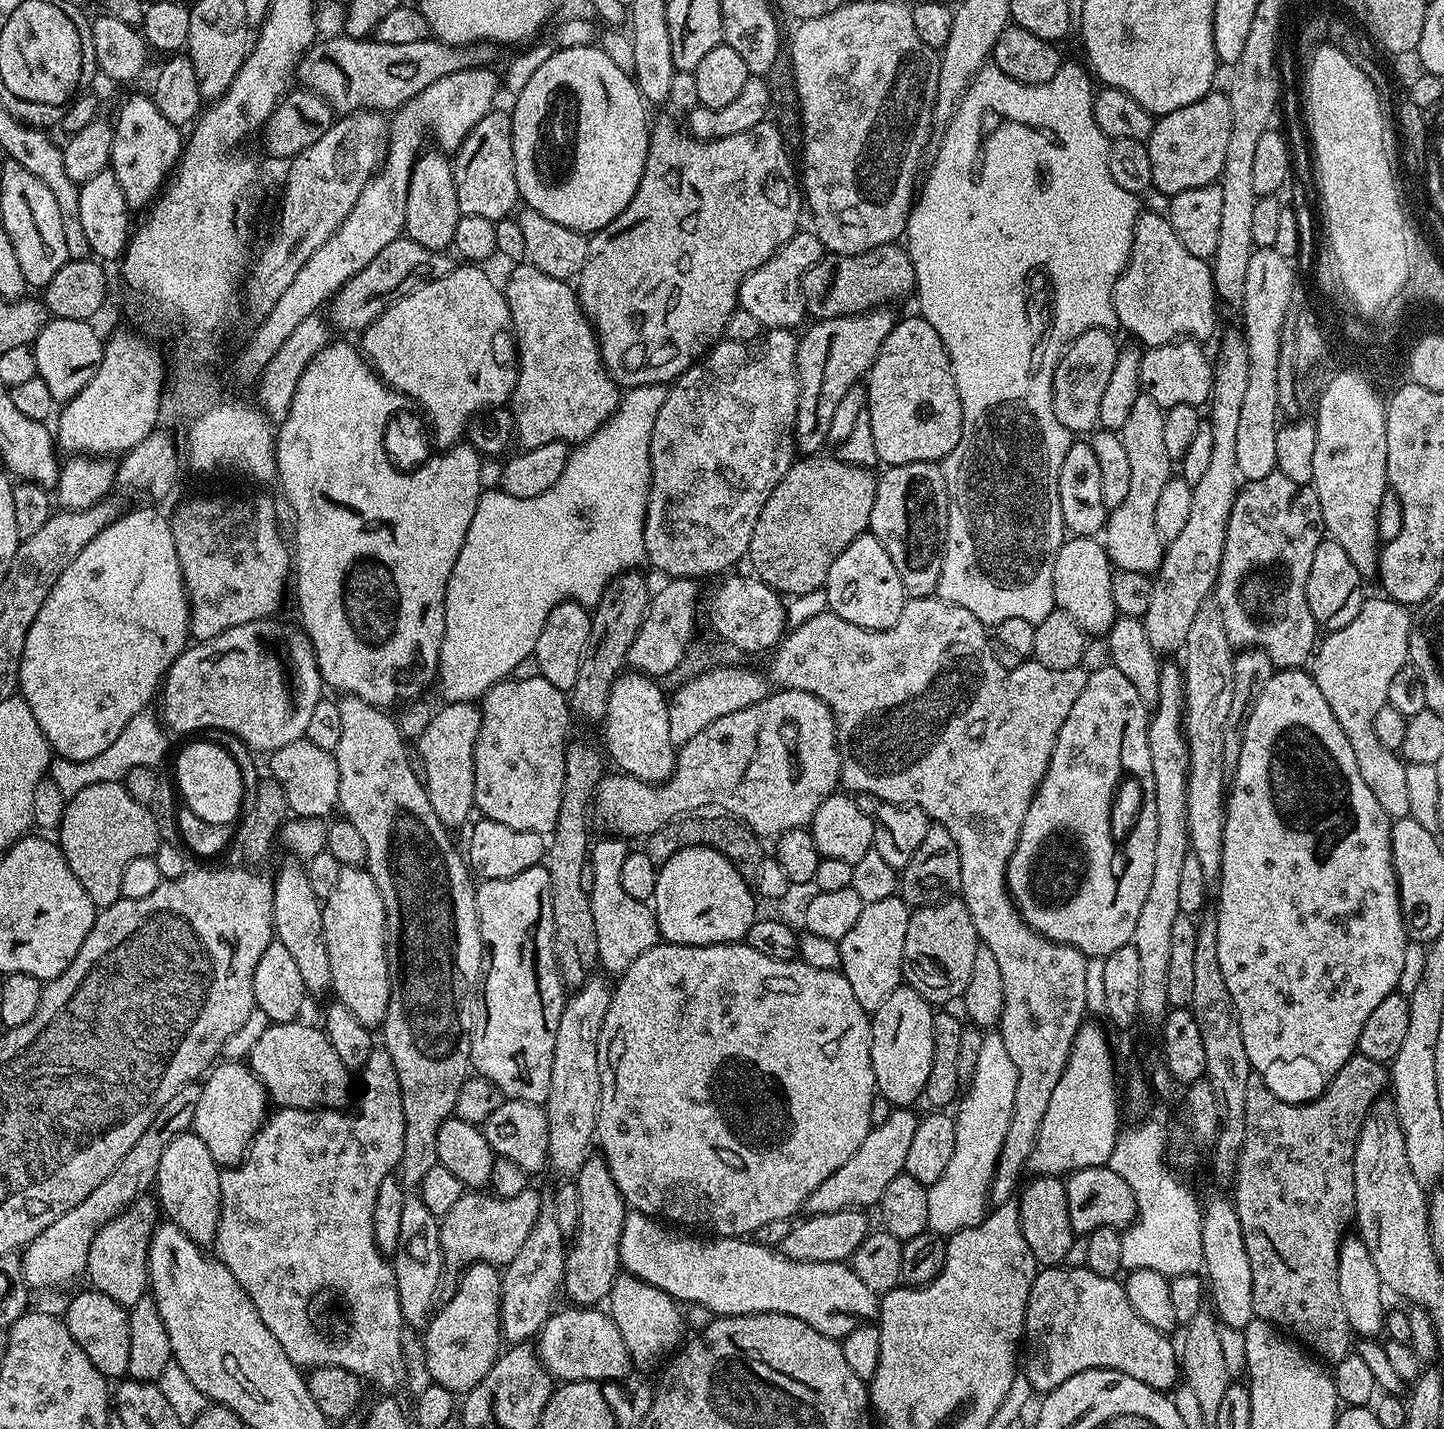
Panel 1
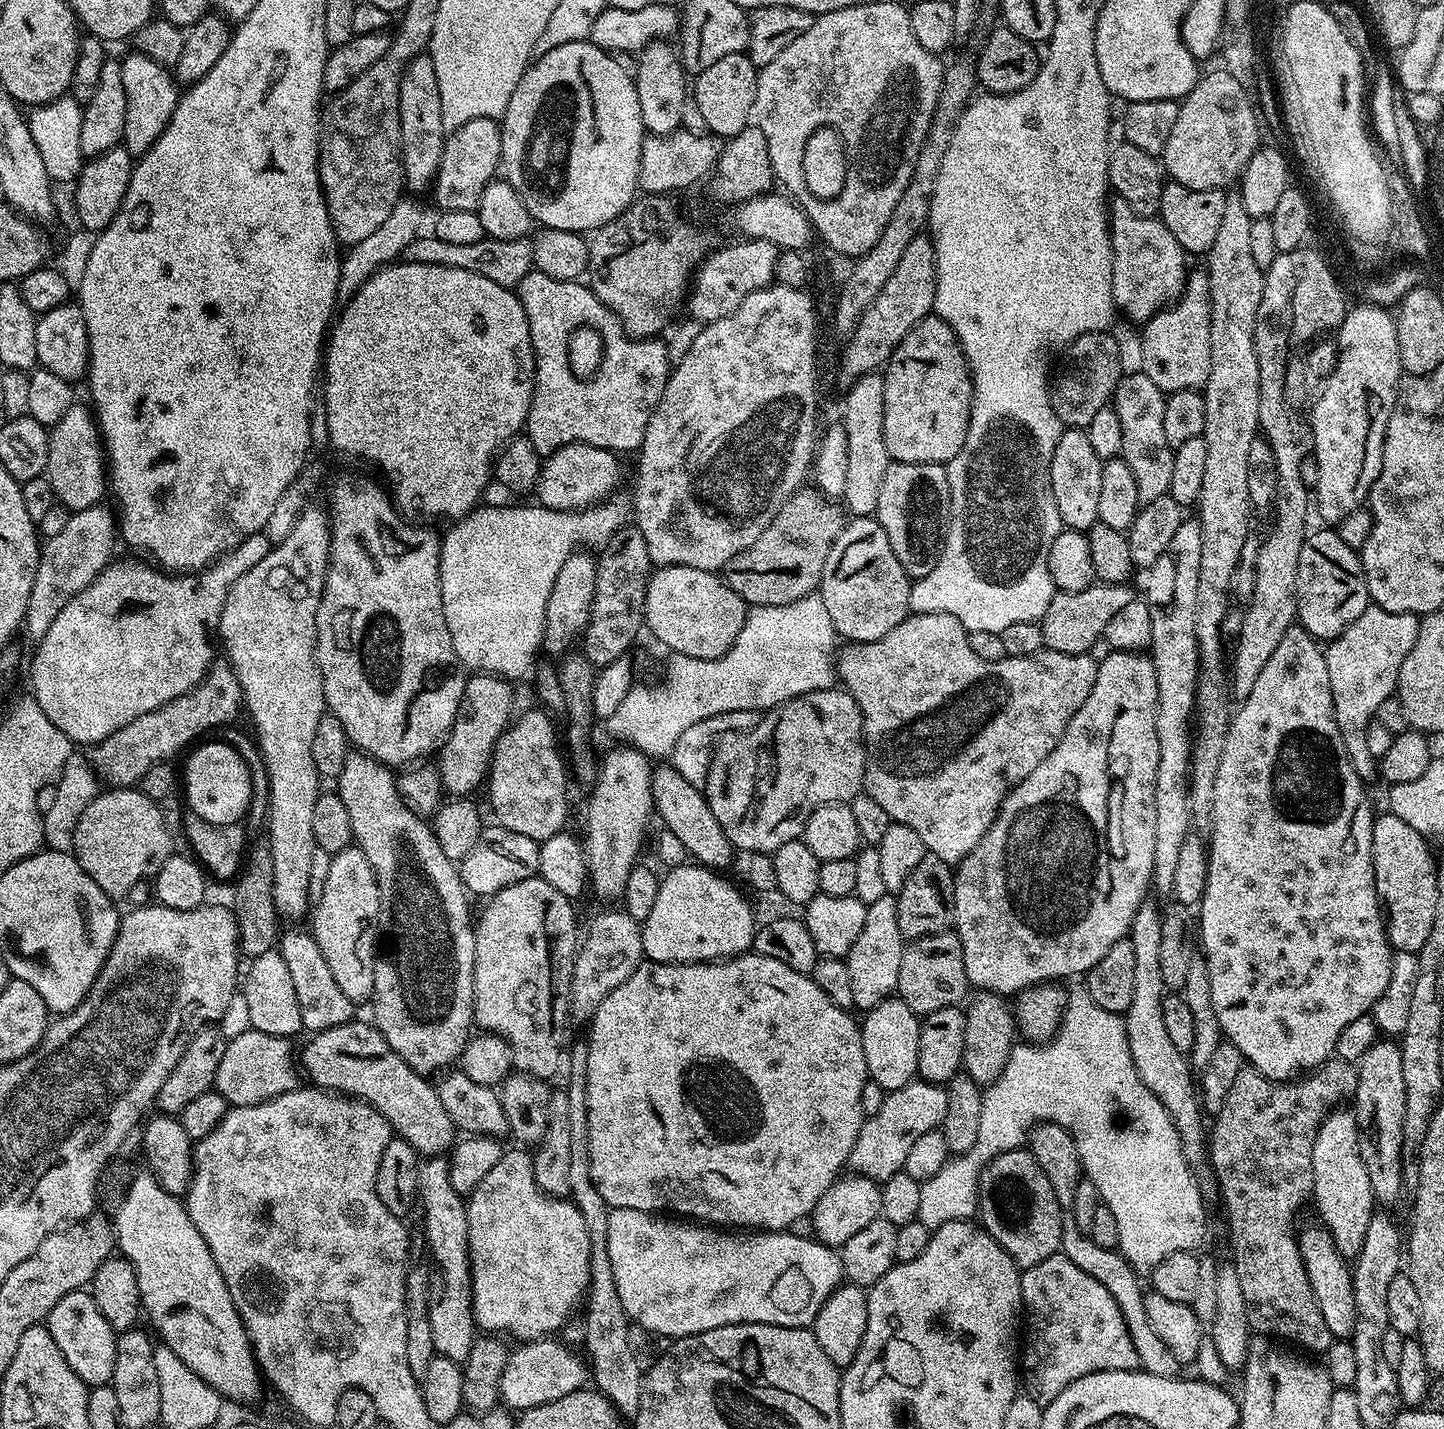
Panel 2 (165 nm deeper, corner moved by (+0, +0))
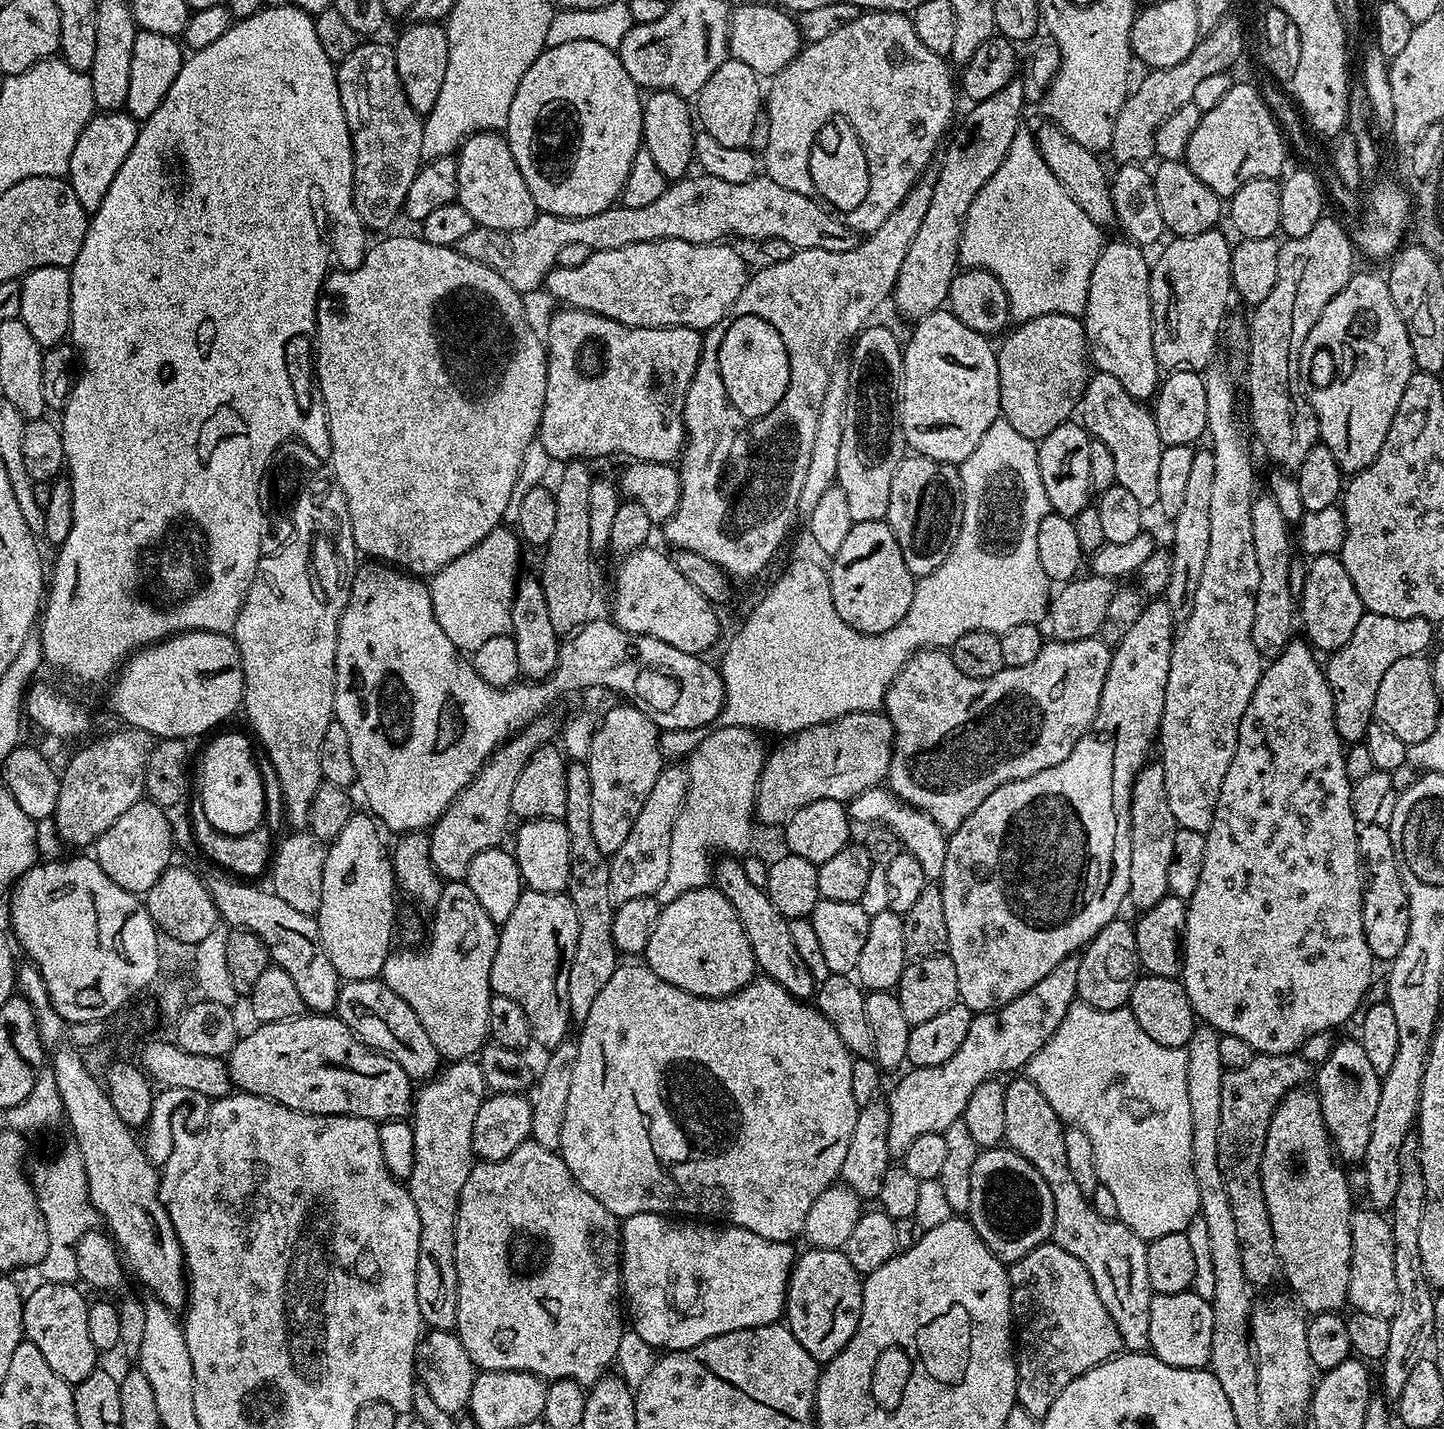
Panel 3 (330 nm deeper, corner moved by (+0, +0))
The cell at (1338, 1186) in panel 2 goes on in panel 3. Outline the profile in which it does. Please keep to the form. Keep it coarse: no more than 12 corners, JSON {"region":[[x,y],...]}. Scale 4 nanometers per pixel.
{"region":[[1337,1039],[1314,1088],[1335,1155],[1360,1162],[1381,1073]]}

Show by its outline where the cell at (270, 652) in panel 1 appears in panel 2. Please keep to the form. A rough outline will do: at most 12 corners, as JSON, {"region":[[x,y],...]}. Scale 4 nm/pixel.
{"region":[[232,665],[95,745],[105,785],[135,785],[242,712]]}

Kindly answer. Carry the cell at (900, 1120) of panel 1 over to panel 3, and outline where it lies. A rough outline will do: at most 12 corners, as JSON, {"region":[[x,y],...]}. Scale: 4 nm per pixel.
{"region":[[1079,959],[994,1012],[958,1054],[886,1096],[888,1155],[961,1119],[970,1094],[1023,1069],[1077,999]]}

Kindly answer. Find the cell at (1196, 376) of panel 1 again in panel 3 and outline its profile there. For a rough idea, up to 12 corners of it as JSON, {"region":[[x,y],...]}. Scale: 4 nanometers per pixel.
{"region":[[1213,230],[1151,261],[1154,358],[1203,373],[1234,296]]}

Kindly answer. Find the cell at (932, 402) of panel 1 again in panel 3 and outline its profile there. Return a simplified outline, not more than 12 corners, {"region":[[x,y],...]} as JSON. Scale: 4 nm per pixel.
{"region":[[915,321],[898,401],[915,455],[959,466],[1001,419],[997,349]]}

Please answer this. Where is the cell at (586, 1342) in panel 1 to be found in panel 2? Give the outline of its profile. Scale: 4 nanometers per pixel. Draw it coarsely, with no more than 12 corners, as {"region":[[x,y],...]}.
{"region":[[560,1338],[511,1349],[500,1400],[508,1410],[585,1387],[585,1357]]}

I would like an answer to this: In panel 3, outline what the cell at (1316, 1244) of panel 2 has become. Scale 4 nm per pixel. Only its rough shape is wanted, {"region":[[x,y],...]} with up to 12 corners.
{"region":[[1286,1093],[1260,1159],[1282,1280],[1348,1304],[1354,1203],[1319,1095]]}

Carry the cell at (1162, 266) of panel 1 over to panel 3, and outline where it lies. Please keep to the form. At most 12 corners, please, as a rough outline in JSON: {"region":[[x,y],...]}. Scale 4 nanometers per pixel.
{"region":[[1051,122],[1034,135],[1046,166],[1101,226],[1115,225],[1101,157]]}

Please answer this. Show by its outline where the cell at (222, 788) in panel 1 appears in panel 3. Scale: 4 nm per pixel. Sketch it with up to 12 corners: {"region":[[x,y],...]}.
{"region":[[240,732],[213,735],[198,806],[214,830],[265,823],[264,780]]}

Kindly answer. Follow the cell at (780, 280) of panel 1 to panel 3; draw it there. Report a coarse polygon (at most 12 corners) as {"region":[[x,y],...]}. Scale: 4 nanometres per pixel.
{"region":[[638,242],[546,292],[631,328],[707,330],[748,285],[728,244]]}

